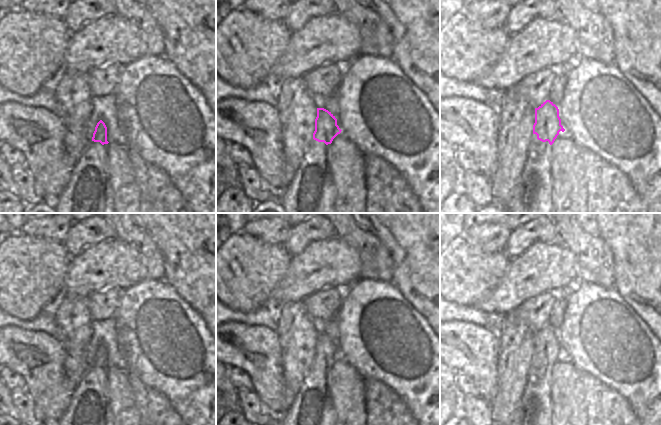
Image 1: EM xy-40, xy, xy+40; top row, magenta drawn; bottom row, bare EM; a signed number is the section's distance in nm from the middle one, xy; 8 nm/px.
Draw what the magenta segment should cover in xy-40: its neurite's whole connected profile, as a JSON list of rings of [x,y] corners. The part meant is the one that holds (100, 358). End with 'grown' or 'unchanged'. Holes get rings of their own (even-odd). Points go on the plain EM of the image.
[[[100,344],[92,364],[71,397],[69,407],[57,425],[113,425],[107,397],[107,351]]]; grown

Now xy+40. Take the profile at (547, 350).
[[[546,324],[538,332],[535,332],[535,347],[527,377],[527,385],[523,391],[521,401],[507,425],[553,425],[551,373],[560,355],[564,356],[565,353],[561,349],[559,333],[553,326]]]; grown

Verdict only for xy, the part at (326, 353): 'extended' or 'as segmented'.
extended

